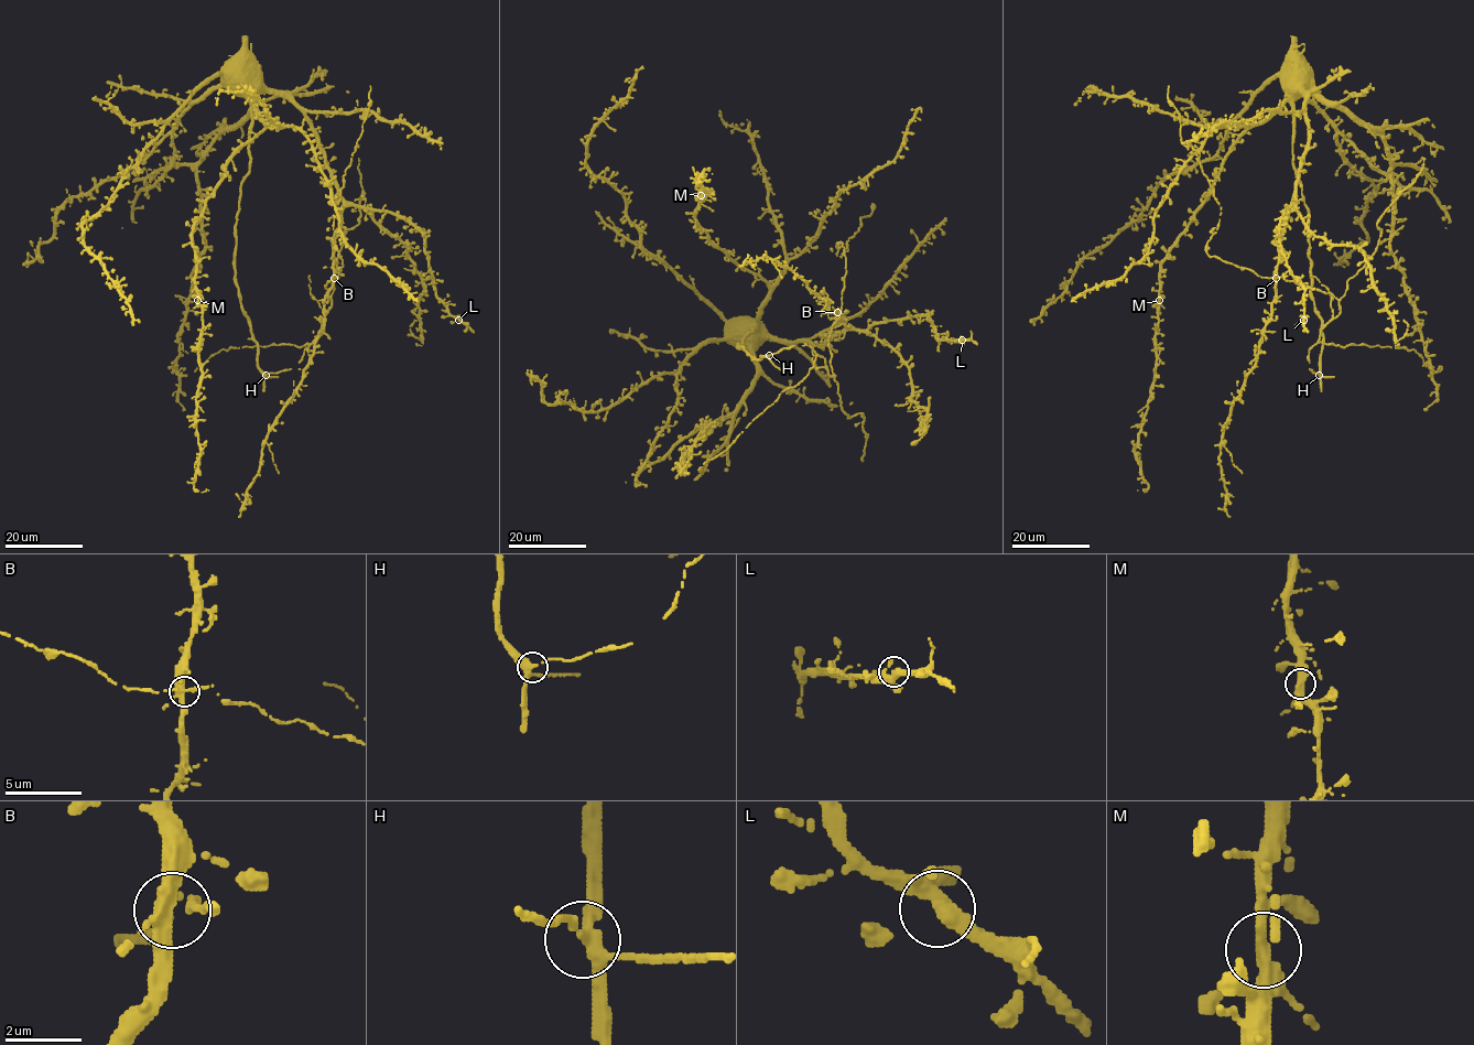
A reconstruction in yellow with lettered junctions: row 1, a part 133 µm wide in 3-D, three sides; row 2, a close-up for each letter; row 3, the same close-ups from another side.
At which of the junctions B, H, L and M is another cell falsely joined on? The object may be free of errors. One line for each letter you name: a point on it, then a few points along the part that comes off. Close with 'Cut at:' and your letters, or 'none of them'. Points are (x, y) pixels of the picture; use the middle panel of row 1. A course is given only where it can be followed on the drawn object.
Cut at: none of them

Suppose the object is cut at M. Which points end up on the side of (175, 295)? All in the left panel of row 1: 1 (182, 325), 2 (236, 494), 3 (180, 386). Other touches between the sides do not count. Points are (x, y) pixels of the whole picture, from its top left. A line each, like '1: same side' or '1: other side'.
1: same side
2: same side
3: same side

